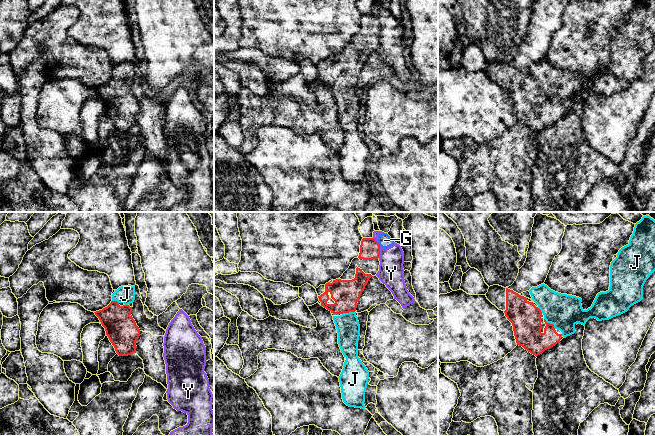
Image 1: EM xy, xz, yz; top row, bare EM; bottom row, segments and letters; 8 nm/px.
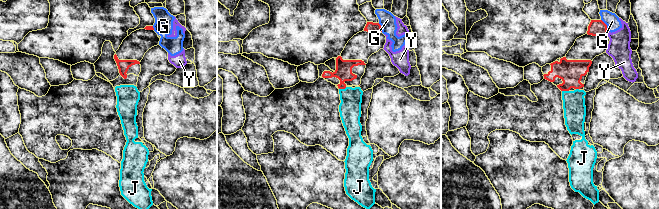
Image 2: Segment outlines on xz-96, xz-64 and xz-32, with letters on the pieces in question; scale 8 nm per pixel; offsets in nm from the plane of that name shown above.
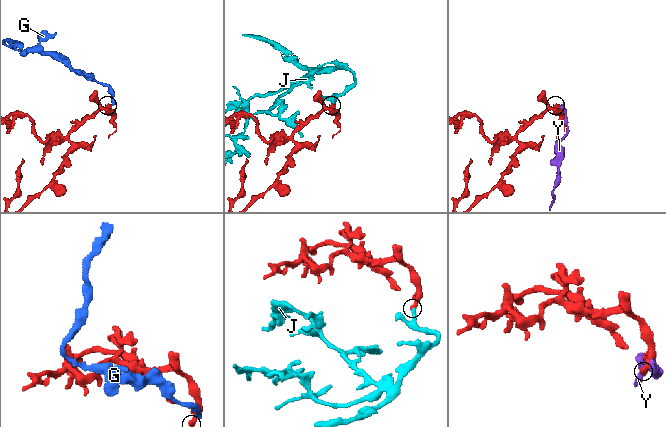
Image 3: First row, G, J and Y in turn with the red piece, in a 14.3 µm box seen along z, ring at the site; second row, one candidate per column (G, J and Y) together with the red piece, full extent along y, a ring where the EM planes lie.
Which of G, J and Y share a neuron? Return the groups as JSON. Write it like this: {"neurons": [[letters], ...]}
{"neurons": [["G", "Y"], ["J"]]}

